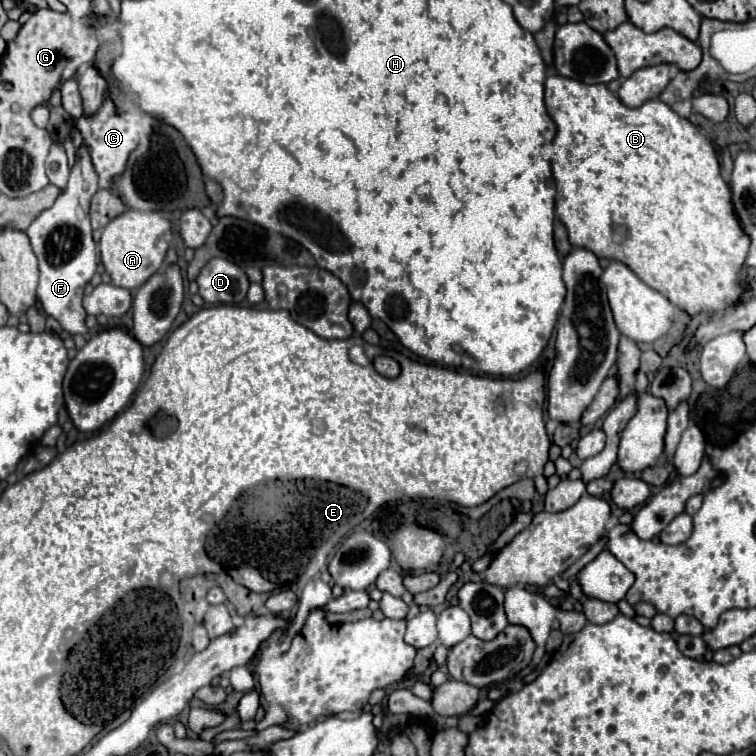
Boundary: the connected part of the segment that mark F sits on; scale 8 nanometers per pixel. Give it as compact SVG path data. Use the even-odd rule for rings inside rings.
M82 144L76 152L76 164L70 170L70 180L66 188L62 190L54 206L44 210L26 230L30 246L40 264L38 300L44 312L56 318L70 336L80 334L86 340L90 338L90 330L86 328L84 322L86 310L82 308L82 296L84 296L84 286L90 282L98 266L96 244L92 240L92 228L88 216L90 198L96 194L96 190L98 190L98 174L94 172L90 160L90 148Z

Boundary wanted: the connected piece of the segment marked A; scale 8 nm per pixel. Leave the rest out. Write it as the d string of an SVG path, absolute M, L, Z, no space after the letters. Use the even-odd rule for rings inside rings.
M129 207L120 216L116 216L102 230L100 238L100 258L106 272L112 278L112 284L126 290L142 286L150 276L154 276L162 268L170 240L172 240L172 224L158 212L132 210Z

